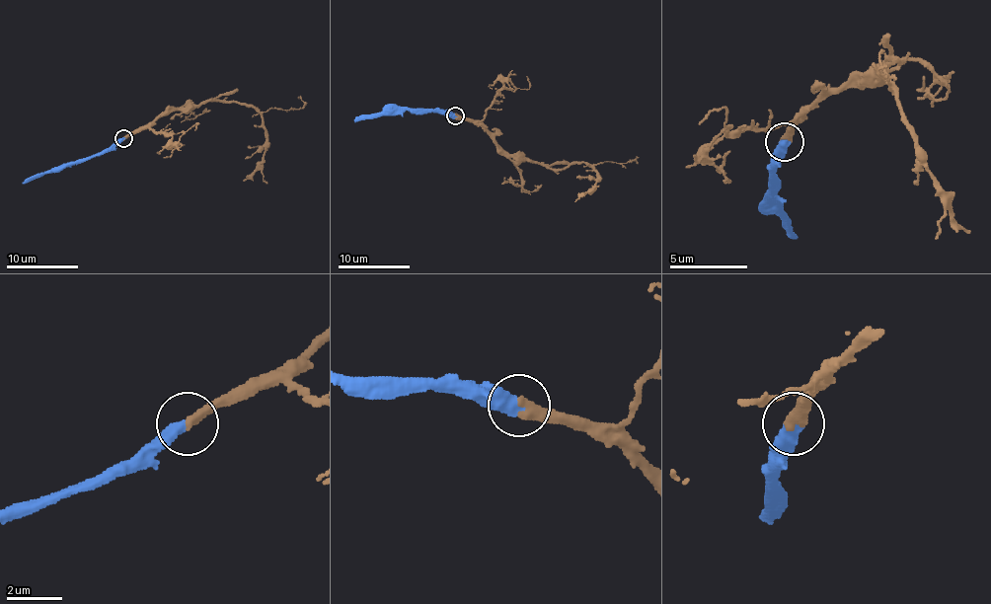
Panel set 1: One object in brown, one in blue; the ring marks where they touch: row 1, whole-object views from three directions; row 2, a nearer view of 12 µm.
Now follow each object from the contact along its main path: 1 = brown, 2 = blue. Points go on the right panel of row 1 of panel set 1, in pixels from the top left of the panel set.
1: (783, 142), (833, 92), (883, 61), (899, 61), (883, 73), (899, 96), (899, 115), (934, 192), (969, 231)
2: (783, 142), (772, 200), (795, 239)

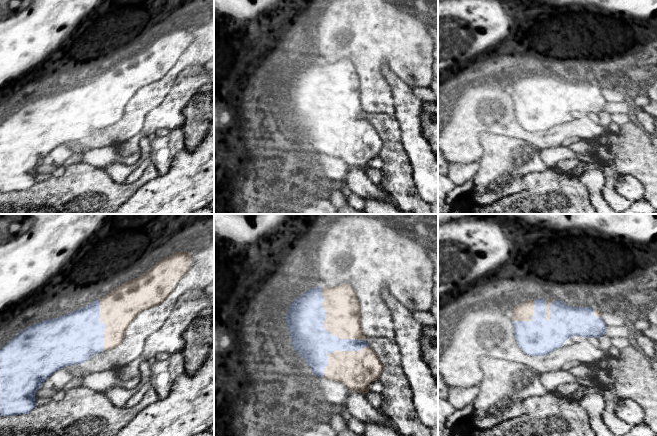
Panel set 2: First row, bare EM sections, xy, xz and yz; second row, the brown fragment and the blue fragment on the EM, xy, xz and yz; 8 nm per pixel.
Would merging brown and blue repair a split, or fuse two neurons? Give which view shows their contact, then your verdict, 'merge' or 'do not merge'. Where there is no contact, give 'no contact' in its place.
contact in xz; merge

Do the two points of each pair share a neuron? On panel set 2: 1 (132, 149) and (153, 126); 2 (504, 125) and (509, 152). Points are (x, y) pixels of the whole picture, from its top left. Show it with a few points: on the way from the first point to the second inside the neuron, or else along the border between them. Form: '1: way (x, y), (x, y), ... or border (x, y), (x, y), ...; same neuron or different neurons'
1: way (133, 143), (147, 130); same neuron
2: border (483, 132), (515, 136), (528, 143); different neurons

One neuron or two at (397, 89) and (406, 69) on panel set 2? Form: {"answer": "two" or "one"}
{"answer": "two"}

